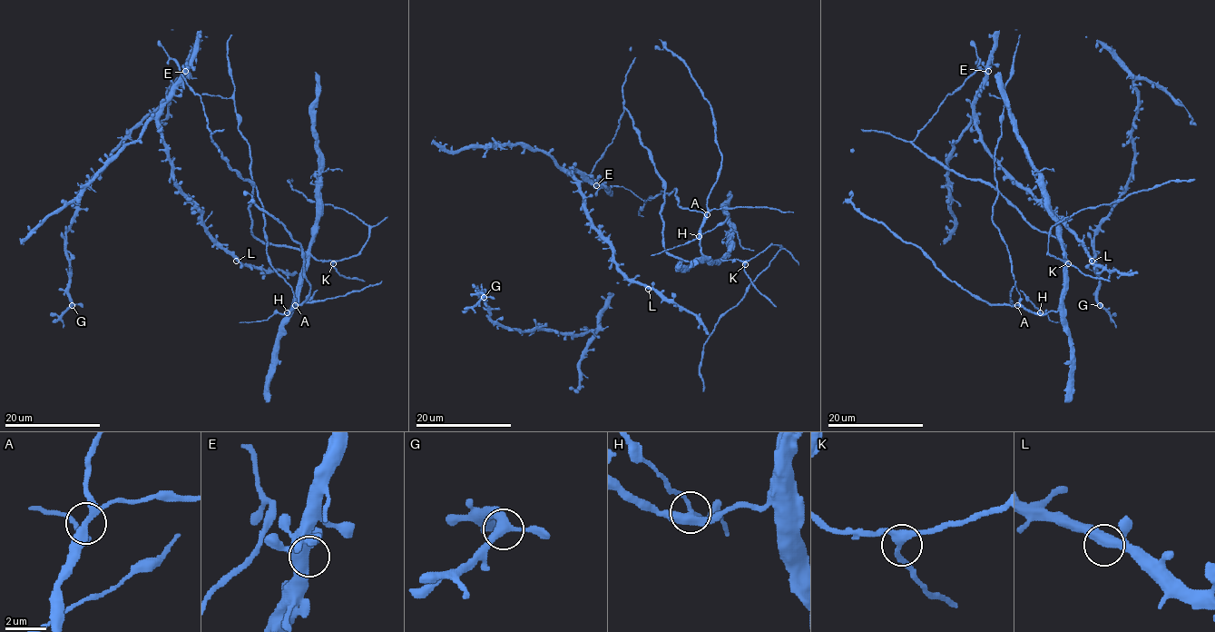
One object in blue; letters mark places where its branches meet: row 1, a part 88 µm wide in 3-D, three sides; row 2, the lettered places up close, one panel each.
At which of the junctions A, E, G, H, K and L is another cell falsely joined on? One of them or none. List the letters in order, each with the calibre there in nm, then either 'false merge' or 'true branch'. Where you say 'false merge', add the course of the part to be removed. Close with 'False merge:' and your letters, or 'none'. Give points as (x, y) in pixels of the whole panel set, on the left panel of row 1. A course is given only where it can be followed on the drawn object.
A: 320 nm | true branch
E: 480 nm | true branch
G: 360 nm | true branch
H: 360 nm | false merge | (287, 312), (276, 312), (266, 320), (239, 322)
K: 340 nm | true branch
L: 360 nm | true branch
False merge: H

